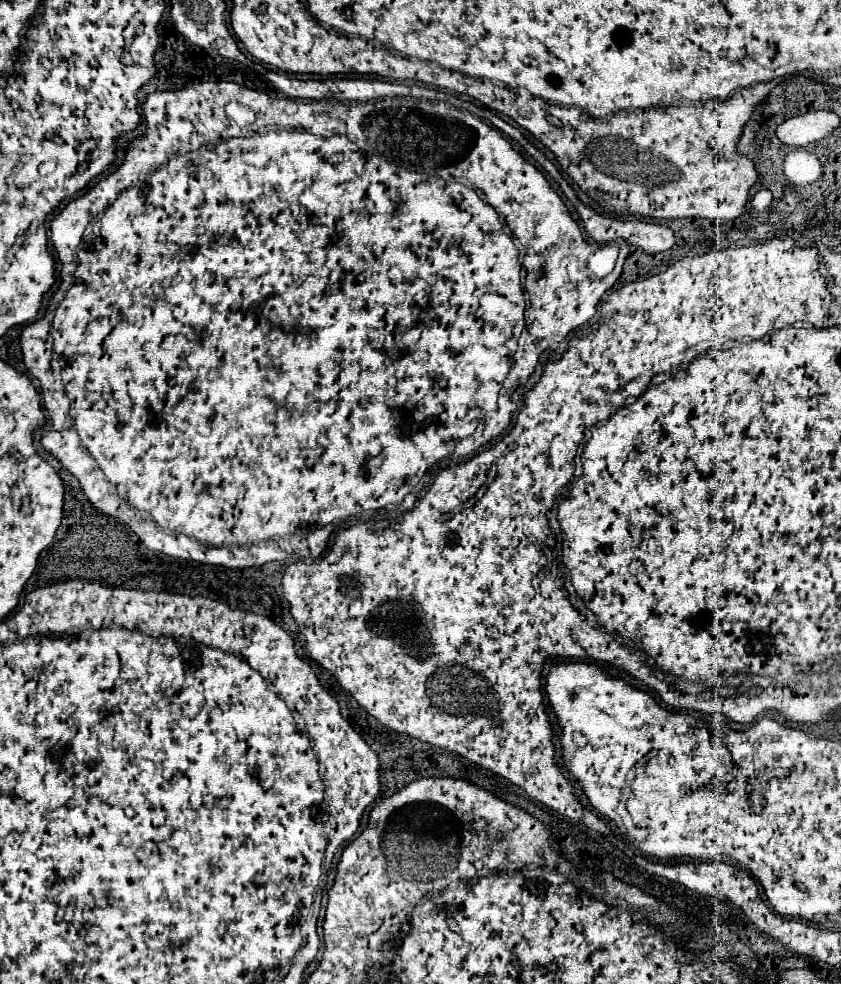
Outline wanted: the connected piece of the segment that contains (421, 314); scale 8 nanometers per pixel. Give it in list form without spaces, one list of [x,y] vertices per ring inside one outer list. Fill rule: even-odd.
[[[199,82],[199,84],[185,84],[185,86],[183,86],[183,88],[181,88],[181,90],[163,90],[163,92],[151,92],[151,94],[149,94],[149,96],[147,96],[147,98],[145,98],[145,102],[143,102],[143,116],[145,116],[145,120],[147,120],[147,128],[145,128],[145,134],[143,134],[143,136],[139,136],[139,138],[133,138],[133,140],[131,140],[131,142],[129,142],[129,144],[127,144],[127,148],[125,148],[125,160],[123,160],[123,162],[121,162],[121,164],[119,164],[119,166],[117,166],[117,168],[115,168],[115,170],[113,170],[113,172],[111,172],[111,174],[109,174],[109,176],[107,176],[107,178],[103,178],[103,180],[99,180],[99,182],[97,182],[97,184],[95,184],[95,186],[93,186],[93,188],[91,188],[91,190],[89,190],[89,192],[85,192],[85,194],[83,194],[83,196],[79,196],[79,198],[75,198],[75,200],[71,200],[71,202],[69,202],[69,204],[67,204],[67,206],[63,206],[63,208],[61,208],[61,210],[59,210],[59,214],[57,214],[57,216],[55,216],[55,218],[53,218],[53,220],[51,220],[51,226],[49,226],[49,230],[51,230],[51,242],[53,242],[53,246],[55,246],[55,252],[57,252],[57,258],[59,258],[59,262],[61,262],[61,272],[59,272],[59,276],[61,276],[61,282],[59,282],[59,288],[57,288],[57,290],[55,290],[55,292],[53,292],[53,296],[51,296],[51,302],[49,302],[49,308],[47,308],[47,312],[45,312],[45,316],[43,316],[43,318],[41,318],[41,320],[37,320],[37,322],[33,322],[33,324],[27,324],[27,326],[23,326],[23,330],[21,330],[21,334],[19,334],[19,344],[21,344],[21,352],[23,352],[23,364],[25,364],[25,366],[27,366],[27,370],[29,370],[29,374],[31,374],[31,376],[35,376],[35,378],[37,378],[37,380],[39,380],[39,382],[41,382],[41,388],[43,388],[43,408],[45,408],[45,416],[49,416],[49,430],[47,430],[47,432],[45,432],[45,434],[43,434],[43,438],[41,438],[41,446],[43,446],[43,448],[45,448],[45,450],[47,450],[47,452],[51,452],[51,454],[53,454],[53,456],[55,456],[55,458],[57,458],[57,460],[59,460],[59,462],[61,462],[61,464],[63,464],[63,466],[65,466],[65,468],[67,468],[67,470],[69,470],[69,472],[71,472],[71,474],[73,474],[73,476],[75,476],[75,478],[77,478],[77,480],[79,480],[79,484],[81,484],[81,490],[83,490],[83,494],[85,494],[85,498],[87,498],[87,500],[89,500],[89,502],[91,502],[91,504],[93,504],[93,506],[95,506],[95,508],[97,508],[97,510],[99,510],[99,512],[103,512],[103,514],[109,514],[109,516],[115,516],[115,518],[119,518],[119,521],[121,521],[121,522],[123,522],[123,523],[126,523],[126,524],[129,524],[129,526],[131,526],[131,530],[133,530],[133,532],[135,532],[135,534],[137,534],[137,536],[139,536],[139,538],[141,538],[141,542],[143,542],[143,544],[145,544],[145,546],[147,546],[147,548],[151,548],[151,550],[157,550],[157,552],[163,552],[163,554],[167,554],[167,556],[175,556],[175,558],[183,558],[183,560],[195,560],[195,562],[203,562],[203,564],[215,564],[215,566],[225,566],[225,568],[249,568],[249,566],[261,566],[261,564],[265,564],[265,562],[271,562],[271,560],[285,560],[285,558],[289,558],[289,556],[291,556],[291,554],[297,554],[297,556],[301,556],[301,558],[307,558],[307,556],[309,556],[309,558],[317,558],[317,556],[319,556],[319,554],[321,554],[321,552],[323,552],[323,550],[325,550],[325,546],[327,546],[327,540],[329,540],[329,534],[331,534],[331,532],[333,532],[333,528],[321,528],[321,526],[327,526],[327,524],[331,524],[331,522],[333,522],[333,520],[341,520],[341,521],[343,521],[343,522],[344,522],[344,521],[345,521],[345,522],[346,522],[346,521],[347,521],[347,520],[349,520],[349,518],[350,518],[350,517],[353,517],[353,516],[356,516],[356,517],[362,517],[362,516],[363,516],[363,515],[364,515],[364,516],[366,516],[366,514],[367,514],[367,516],[368,516],[368,514],[372,514],[372,516],[373,516],[373,515],[374,515],[374,514],[375,514],[375,513],[376,513],[376,512],[377,512],[377,511],[378,511],[378,510],[380,510],[380,509],[383,509],[383,508],[384,508],[384,507],[385,507],[385,506],[387,506],[387,504],[399,504],[399,503],[401,503],[401,502],[403,502],[403,498],[405,498],[405,496],[407,496],[407,494],[409,494],[409,492],[411,492],[411,490],[413,490],[413,488],[415,488],[415,486],[417,486],[417,484],[419,484],[419,480],[421,480],[421,478],[423,478],[423,474],[425,474],[425,472],[427,472],[427,470],[429,470],[429,468],[431,468],[431,466],[433,466],[433,464],[437,464],[437,462],[439,462],[439,460],[443,460],[443,458],[445,458],[445,456],[449,456],[449,454],[453,454],[453,450],[455,450],[455,446],[457,446],[457,442],[459,442],[459,440],[461,440],[461,438],[467,438],[467,436],[469,436],[469,434],[473,434],[473,430],[475,430],[475,428],[477,428],[477,426],[479,426],[479,424],[481,424],[481,422],[483,422],[483,418],[485,418],[485,416],[487,416],[487,414],[489,414],[489,412],[493,412],[493,410],[497,410],[497,396],[499,396],[499,390],[501,390],[501,384],[503,384],[503,380],[505,380],[505,376],[507,376],[507,372],[509,372],[509,368],[511,368],[511,364],[513,364],[513,354],[515,354],[515,352],[517,352],[517,354],[515,354],[515,364],[513,364],[513,368],[511,368],[511,372],[509,372],[509,376],[507,376],[507,380],[505,380],[505,384],[523,384],[523,382],[527,382],[527,378],[529,378],[529,374],[531,374],[531,372],[533,372],[533,370],[535,370],[535,364],[537,364],[537,360],[539,360],[539,356],[541,356],[541,352],[543,352],[543,350],[545,350],[545,348],[549,348],[549,346],[551,346],[551,344],[557,344],[557,342],[561,342],[561,340],[565,340],[565,338],[567,338],[567,336],[569,336],[569,334],[571,334],[571,332],[573,332],[573,330],[575,330],[575,328],[579,328],[579,326],[583,326],[583,324],[585,324],[585,322],[587,322],[587,320],[591,320],[591,318],[593,318],[593,316],[595,316],[595,314],[597,314],[597,306],[599,306],[599,302],[601,302],[601,298],[603,298],[603,294],[605,294],[605,292],[609,292],[609,290],[611,290],[611,288],[613,288],[613,284],[615,284],[615,282],[617,282],[617,278],[619,278],[619,276],[621,276],[621,270],[623,270],[623,262],[625,262],[625,258],[627,258],[627,244],[625,244],[625,242],[623,242],[623,244],[619,244],[619,258],[617,258],[617,264],[615,264],[615,268],[613,268],[613,272],[611,272],[611,274],[609,274],[609,276],[605,276],[605,278],[597,278],[597,276],[595,276],[595,274],[593,274],[593,272],[591,272],[591,270],[589,270],[589,268],[587,268],[587,258],[589,258],[589,256],[591,256],[591,254],[593,254],[593,252],[595,252],[595,246],[597,246],[597,244],[589,244],[589,242],[585,242],[585,240],[583,240],[583,236],[581,236],[581,228],[579,228],[579,224],[577,224],[577,222],[575,222],[575,218],[573,218],[573,216],[571,216],[571,212],[569,212],[569,208],[567,208],[567,206],[565,206],[565,202],[563,202],[563,200],[561,200],[561,196],[559,196],[559,194],[557,194],[557,192],[555,192],[555,190],[553,190],[553,188],[551,188],[551,184],[549,184],[549,182],[547,182],[547,178],[545,178],[545,176],[543,176],[543,174],[541,174],[541,172],[539,172],[539,170],[537,170],[537,168],[535,168],[535,166],[533,166],[533,164],[529,164],[529,162],[527,162],[527,160],[525,160],[525,158],[523,158],[523,156],[521,156],[521,154],[519,154],[519,152],[515,152],[515,150],[513,150],[513,146],[511,146],[511,144],[509,144],[509,142],[507,142],[507,138],[505,138],[505,136],[503,136],[503,134],[501,134],[501,132],[499,132],[499,130],[495,130],[495,128],[491,128],[491,126],[489,126],[489,124],[485,124],[485,122],[483,122],[483,120],[479,120],[479,118],[477,118],[477,116],[473,116],[473,114],[471,114],[471,112],[467,112],[467,110],[459,110],[459,108],[455,108],[455,106],[443,106],[443,104],[433,104],[433,102],[429,102],[429,100],[417,100],[417,98],[409,98],[409,96],[403,96],[403,98],[387,98],[387,102],[385,102],[385,100],[371,100],[371,102],[359,102],[359,104],[333,104],[333,106],[329,106],[329,108],[325,108],[325,110],[323,110],[323,112],[325,112],[325,118],[331,118],[331,120],[333,120],[333,122],[335,122],[335,126],[333,126],[333,132],[337,132],[337,130],[339,130],[339,128],[341,128],[341,132],[343,132],[343,134],[333,134],[333,136],[331,136],[331,138],[325,138],[325,136],[315,136],[315,134],[309,134],[309,132],[297,132],[297,130],[309,130],[309,110],[321,110],[321,102],[303,102],[303,100],[293,100],[293,98],[281,98],[281,100],[277,100],[277,98],[269,98],[269,96],[267,96],[267,94],[265,94],[265,92],[259,92],[259,90],[251,90],[251,88],[245,88],[245,86],[241,86],[241,84],[235,84],[235,82]],[[227,102],[241,102],[241,104],[245,104],[245,106],[249,106],[249,108],[251,108],[251,110],[253,110],[253,112],[255,112],[255,114],[257,114],[257,120],[255,120],[255,122],[253,122],[253,124],[249,124],[249,126],[245,126],[245,128],[241,128],[241,126],[237,126],[237,124],[235,124],[235,122],[233,122],[233,120],[229,120],[229,118],[227,118],[227,116],[225,116],[225,110],[223,110],[223,108],[225,108],[225,104],[227,104]],[[359,150],[361,150],[361,152],[367,152],[367,154],[369,154],[369,156],[373,156],[373,158],[363,158],[363,156],[361,156],[361,152],[359,152]],[[395,162],[397,162],[397,164],[403,164],[403,166],[413,166],[413,168],[417,168],[417,172],[423,172],[423,174],[417,174],[417,172],[409,172],[409,170],[403,170],[403,168],[397,168],[397,166],[395,166]],[[522,259],[523,259],[523,269],[524,269],[524,270],[525,270],[525,280],[524,280],[524,284],[523,284],[523,286],[524,286],[524,292],[525,292],[525,293],[524,293],[524,297],[525,297],[525,300],[526,300],[526,309],[525,309],[525,300],[523,300],[523,288],[521,288],[521,262],[519,262],[519,261],[522,261]],[[525,324],[526,324],[526,330],[527,330],[527,338],[525,338],[525,342],[523,342],[523,344],[519,344],[519,350],[517,350],[517,340],[519,340],[519,336],[521,336],[521,332],[523,332],[523,328],[525,328]],[[411,468],[421,468],[421,470],[419,470],[419,472],[417,472],[417,474],[413,474],[413,472],[411,472]]]

